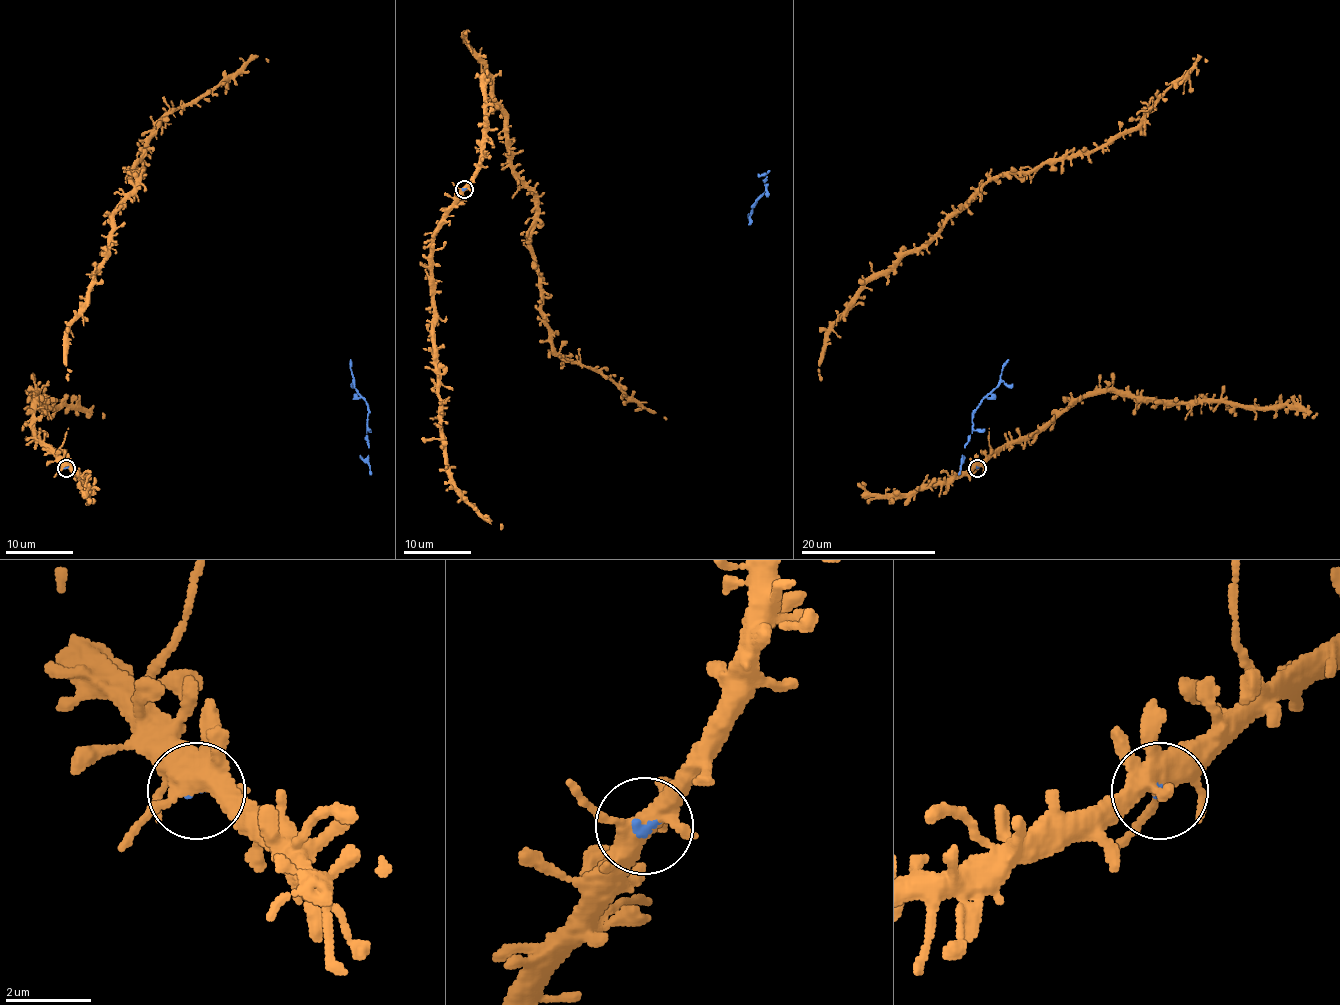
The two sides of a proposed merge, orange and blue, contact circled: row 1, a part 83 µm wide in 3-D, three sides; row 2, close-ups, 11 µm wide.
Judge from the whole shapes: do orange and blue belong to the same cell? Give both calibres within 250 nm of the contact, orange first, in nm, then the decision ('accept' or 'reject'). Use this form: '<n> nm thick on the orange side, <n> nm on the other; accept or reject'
440 nm thick on the orange side, 100 nm on the other; accept

